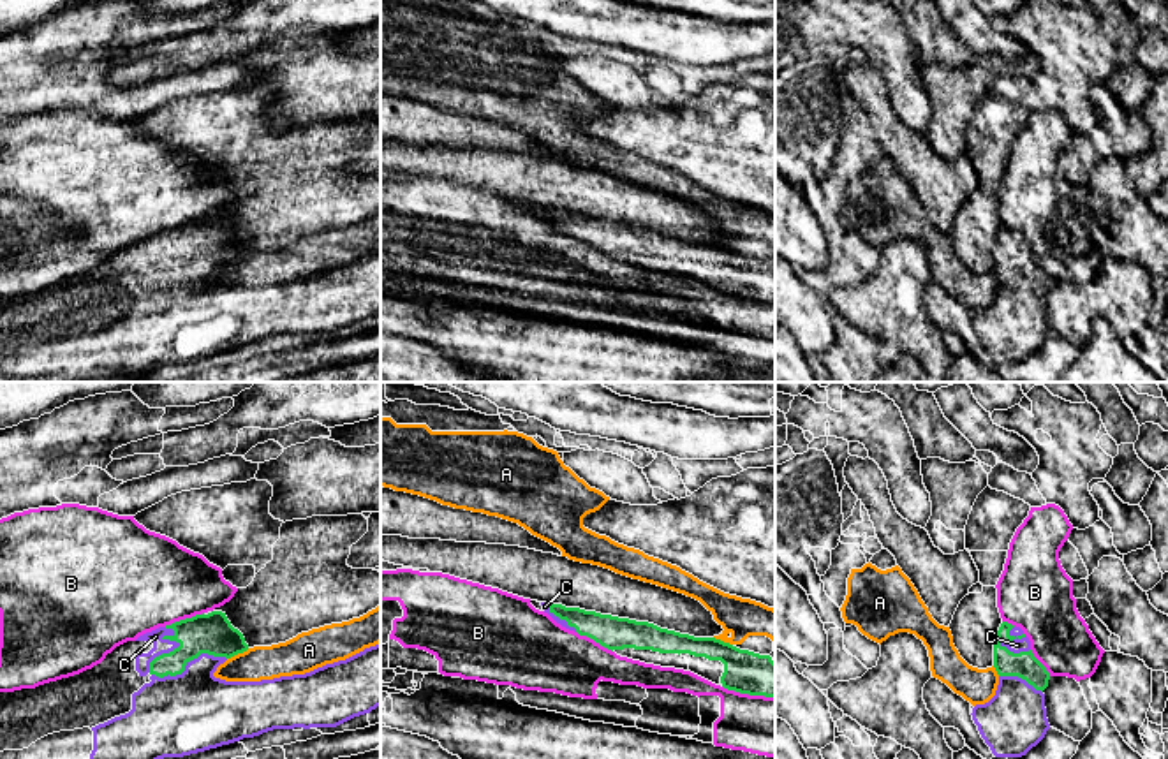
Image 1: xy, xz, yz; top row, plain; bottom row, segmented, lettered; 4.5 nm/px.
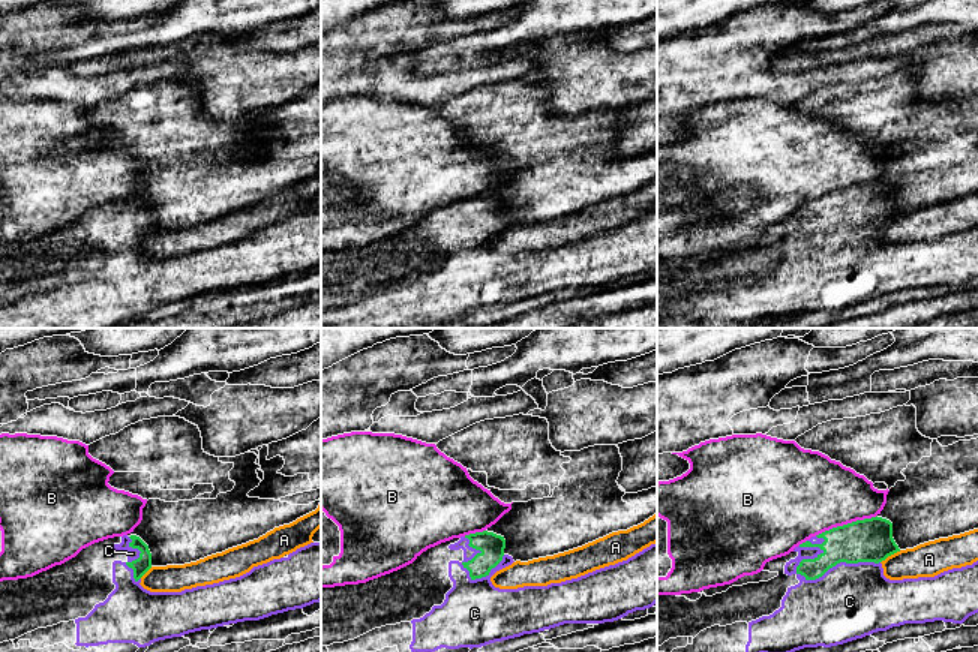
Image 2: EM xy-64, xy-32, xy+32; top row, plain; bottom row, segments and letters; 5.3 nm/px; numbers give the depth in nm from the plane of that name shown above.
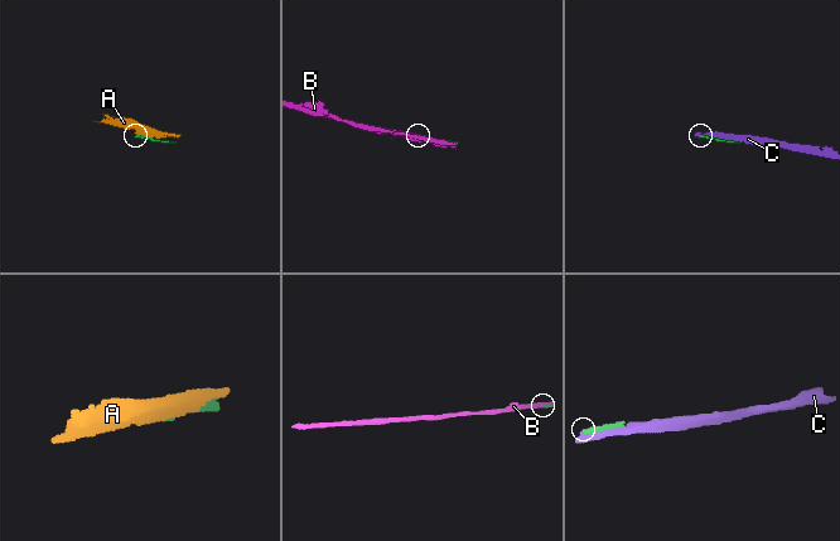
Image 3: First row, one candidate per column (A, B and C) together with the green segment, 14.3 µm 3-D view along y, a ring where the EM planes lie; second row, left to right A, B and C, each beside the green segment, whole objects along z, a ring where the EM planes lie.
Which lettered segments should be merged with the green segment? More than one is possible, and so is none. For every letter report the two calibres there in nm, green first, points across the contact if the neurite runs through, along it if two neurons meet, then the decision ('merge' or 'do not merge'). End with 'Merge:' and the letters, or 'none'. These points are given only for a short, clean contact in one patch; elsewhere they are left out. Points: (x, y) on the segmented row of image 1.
A: 190/160 nm | do not merge
B: 190/440 nm | do not merge
C: 190/70 nm | merge
Merge: C

